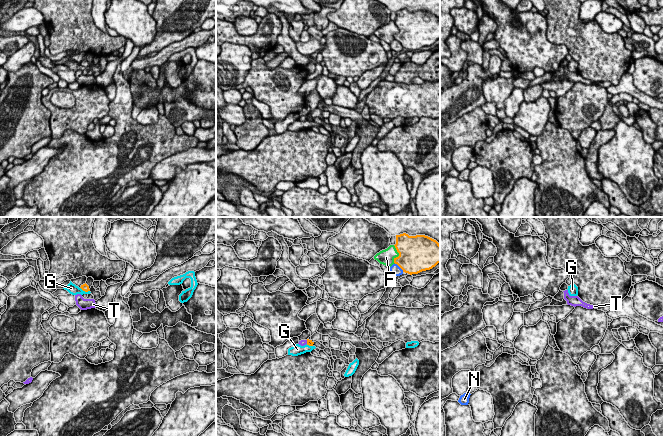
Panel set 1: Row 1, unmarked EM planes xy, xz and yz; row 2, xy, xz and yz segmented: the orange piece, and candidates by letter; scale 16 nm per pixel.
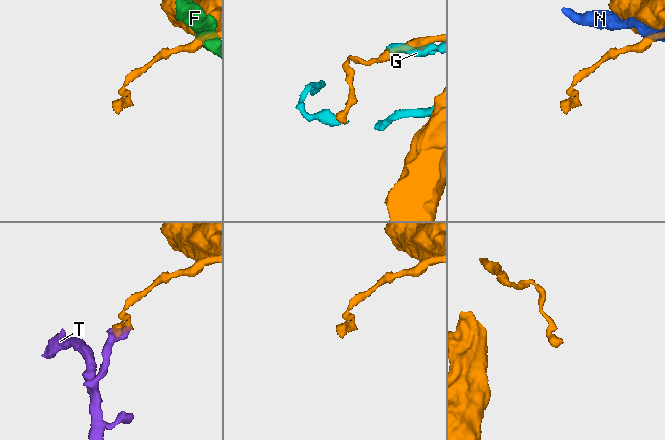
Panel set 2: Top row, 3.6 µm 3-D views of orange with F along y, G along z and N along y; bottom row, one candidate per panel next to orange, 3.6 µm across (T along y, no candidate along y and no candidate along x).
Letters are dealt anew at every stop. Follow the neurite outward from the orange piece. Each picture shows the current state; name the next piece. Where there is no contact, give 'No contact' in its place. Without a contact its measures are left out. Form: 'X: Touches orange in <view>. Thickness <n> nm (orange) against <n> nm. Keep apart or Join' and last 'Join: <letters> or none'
F: Touches orange in xz. Thickness 500 nm (orange) against 260 nm. Keep apart
G: Touches orange in xy. Thickness 120 nm (orange) against 160 nm. Keep apart
N: Touches orange in xz. Thickness 460 nm (orange) against 160 nm. Keep apart
T: Touches orange in xz. Thickness 100 nm (orange) against 100 nm. Keep apart
Join: none

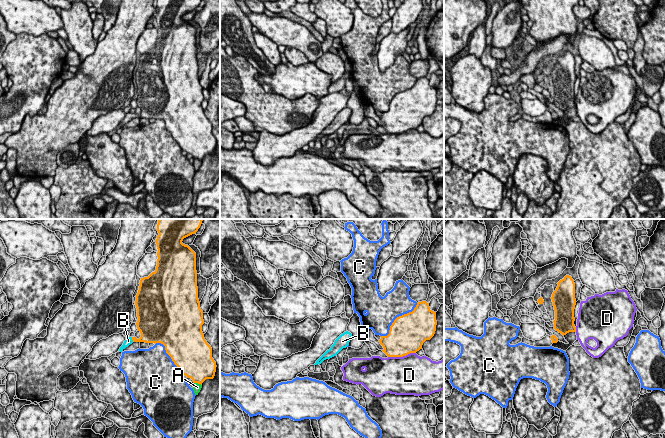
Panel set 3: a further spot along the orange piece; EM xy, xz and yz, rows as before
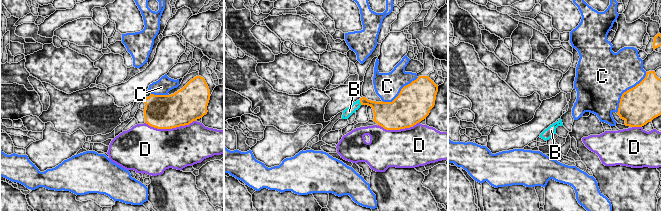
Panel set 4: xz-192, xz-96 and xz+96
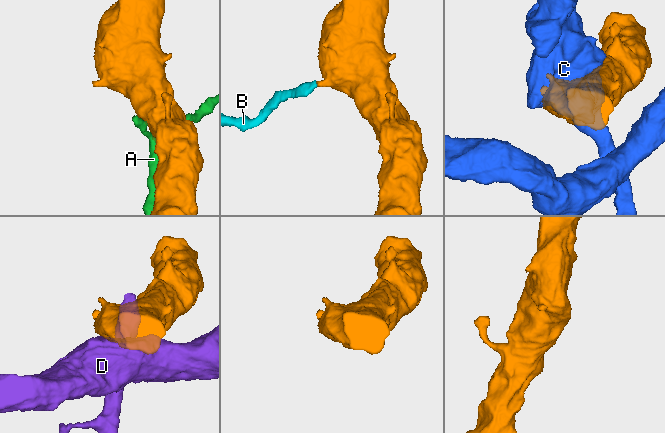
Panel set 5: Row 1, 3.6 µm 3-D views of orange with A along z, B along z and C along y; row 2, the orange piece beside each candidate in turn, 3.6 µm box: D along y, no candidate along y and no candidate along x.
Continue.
A: Touches orange in xy. Thickness 420 nm (orange) against 130 nm. Keep apart
B: Touches orange in xy. Thickness 220 nm (orange) against 120 nm. Join
C: Touches orange in xz. Thickness 500 nm (orange) against 460 nm. Keep apart
D: Touches orange in xz. Thickness 480 nm (orange) against 480 nm. Keep apart
Join: B

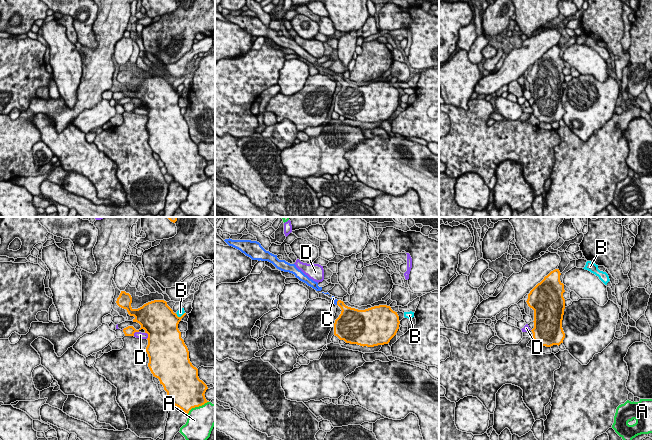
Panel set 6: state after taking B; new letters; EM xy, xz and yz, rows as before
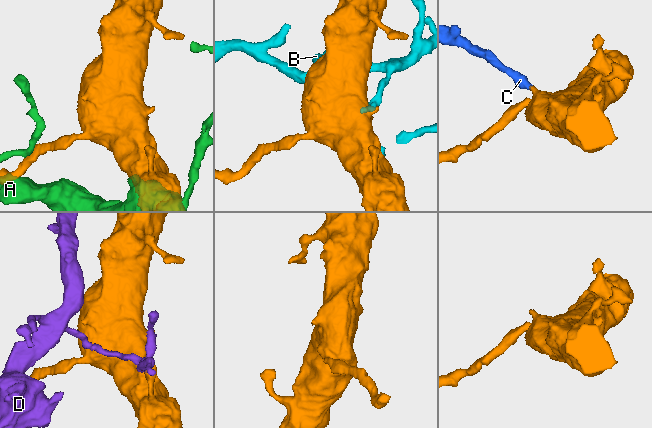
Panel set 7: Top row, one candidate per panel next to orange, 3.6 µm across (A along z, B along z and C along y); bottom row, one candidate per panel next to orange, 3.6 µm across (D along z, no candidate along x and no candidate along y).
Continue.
A: Touches orange in xy. Thickness 480 nm (orange) against 440 nm. Keep apart
B: Touches orange in xy. Thickness 440 nm (orange) against 120 nm. Keep apart
C: Touches orange in xz. Thickness 220 nm (orange) against 60 nm. Join
D: Touches orange in xy. Thickness 260 nm (orange) against 100 nm. Keep apart
Join: C

